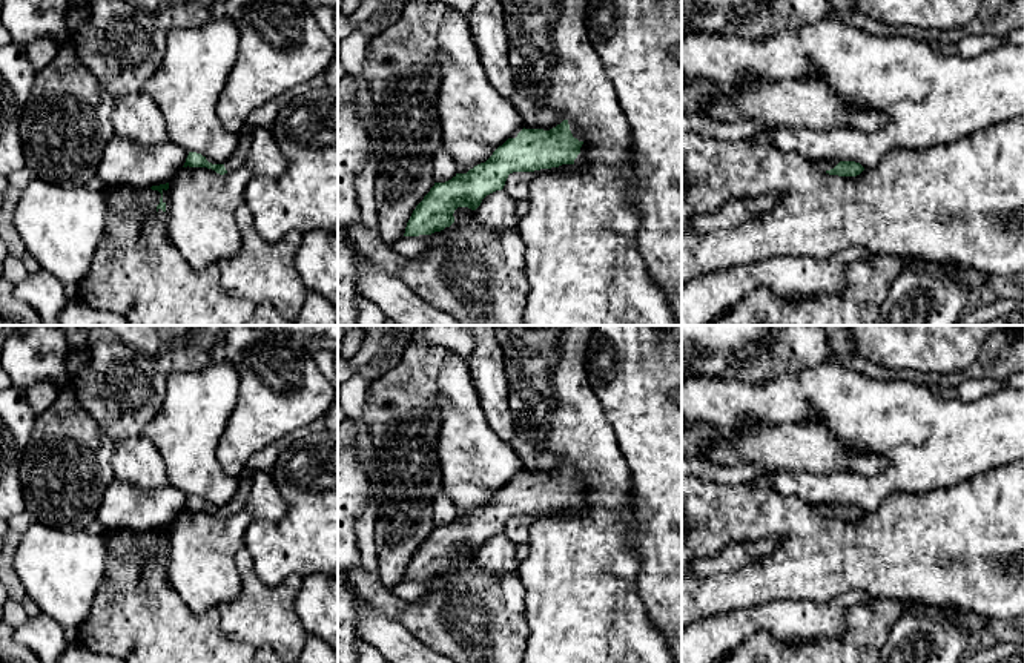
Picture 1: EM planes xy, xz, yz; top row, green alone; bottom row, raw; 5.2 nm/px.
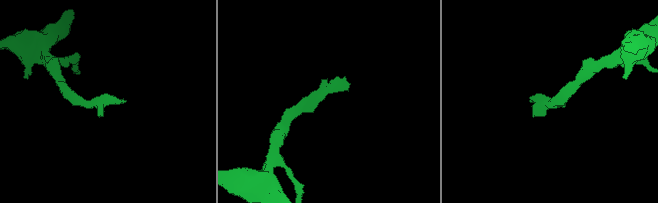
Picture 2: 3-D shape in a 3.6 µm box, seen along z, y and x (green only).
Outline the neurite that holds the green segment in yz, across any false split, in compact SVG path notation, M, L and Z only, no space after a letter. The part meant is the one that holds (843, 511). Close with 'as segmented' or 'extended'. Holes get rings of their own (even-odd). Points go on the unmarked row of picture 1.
M820 505L817 506L821 516L838 520L857 520L864 511L855 505Z; extended

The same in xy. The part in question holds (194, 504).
M243 474L239 477L239 487L238 487L236 494L232 497L232 500L224 508L212 508L201 497L189 496L183 511L187 511L187 510L189 511L207 511L207 513L215 514L220 519L224 519L227 516L235 514L244 506L249 493L250 493L250 476Z; extended

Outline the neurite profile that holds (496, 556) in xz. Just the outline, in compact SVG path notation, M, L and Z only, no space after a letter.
M504 533L487 539L476 552L477 565L494 576L516 572L519 562L516 560L516 543Z

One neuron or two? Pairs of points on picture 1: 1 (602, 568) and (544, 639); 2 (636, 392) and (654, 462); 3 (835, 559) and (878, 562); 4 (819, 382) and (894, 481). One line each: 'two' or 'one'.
1: one
2: one
3: one
4: one

